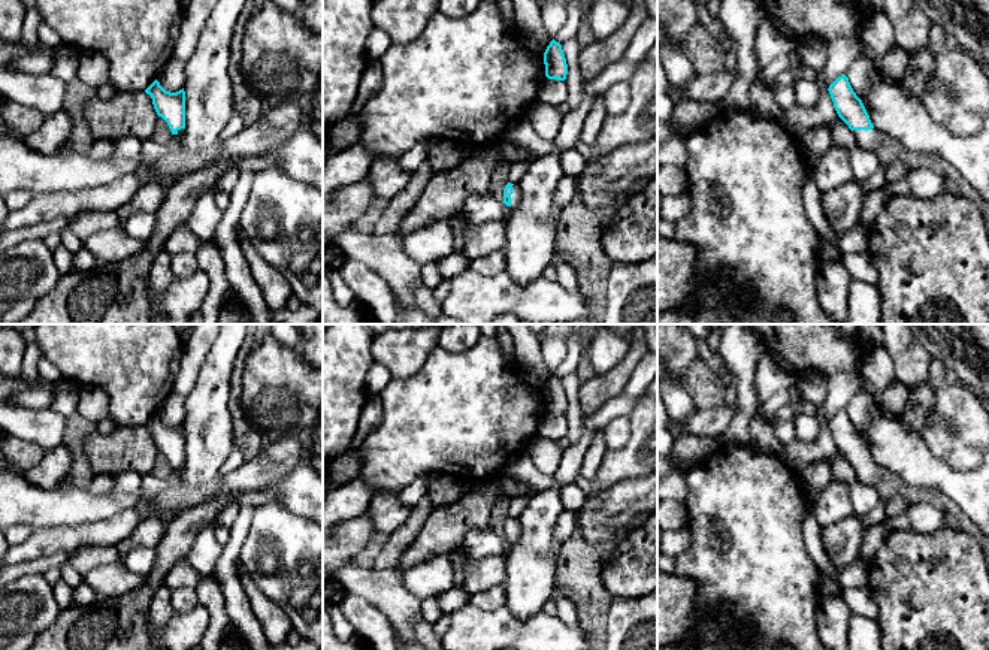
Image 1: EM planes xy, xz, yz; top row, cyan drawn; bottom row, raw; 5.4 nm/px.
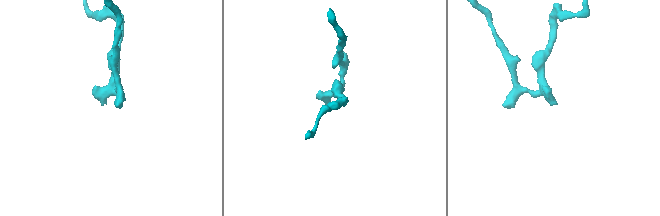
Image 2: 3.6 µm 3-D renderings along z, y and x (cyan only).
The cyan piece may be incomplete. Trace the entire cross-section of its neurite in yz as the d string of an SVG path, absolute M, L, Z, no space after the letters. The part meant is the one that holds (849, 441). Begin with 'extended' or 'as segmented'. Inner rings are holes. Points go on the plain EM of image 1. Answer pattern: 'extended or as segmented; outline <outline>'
extended; outline M846 409L838 411L828 423L838 451L855 469L859 483L875 486L880 468L874 463L862 435L853 426Z

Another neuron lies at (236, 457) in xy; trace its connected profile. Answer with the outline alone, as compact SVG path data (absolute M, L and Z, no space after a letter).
M235 444L229 459L226 460L226 463L220 469L220 477L224 477L224 475L233 472L244 462L245 462L245 456L244 456L242 450Z

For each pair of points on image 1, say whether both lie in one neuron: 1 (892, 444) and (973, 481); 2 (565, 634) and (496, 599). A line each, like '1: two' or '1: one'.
1: one
2: two

